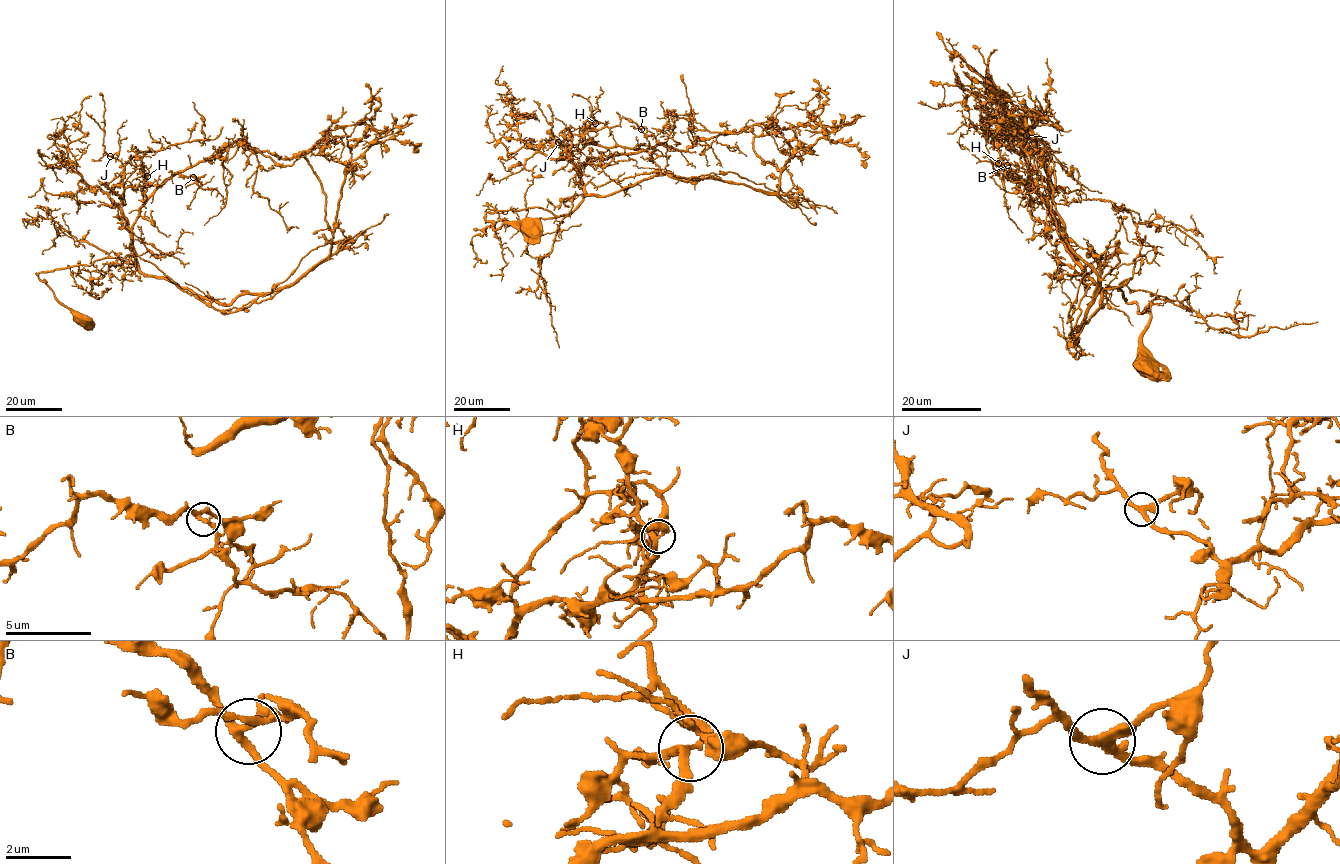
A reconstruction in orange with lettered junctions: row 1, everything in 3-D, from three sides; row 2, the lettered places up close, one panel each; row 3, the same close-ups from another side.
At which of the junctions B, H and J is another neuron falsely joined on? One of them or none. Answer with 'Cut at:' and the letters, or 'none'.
Cut at: none

